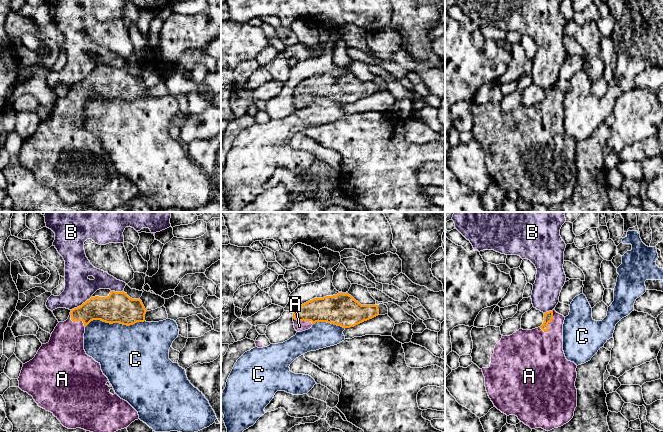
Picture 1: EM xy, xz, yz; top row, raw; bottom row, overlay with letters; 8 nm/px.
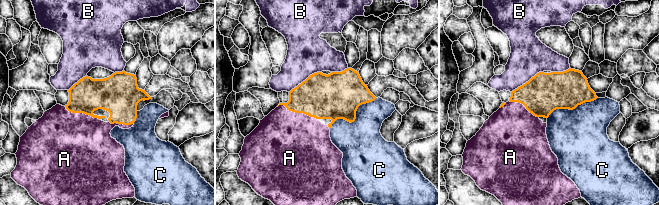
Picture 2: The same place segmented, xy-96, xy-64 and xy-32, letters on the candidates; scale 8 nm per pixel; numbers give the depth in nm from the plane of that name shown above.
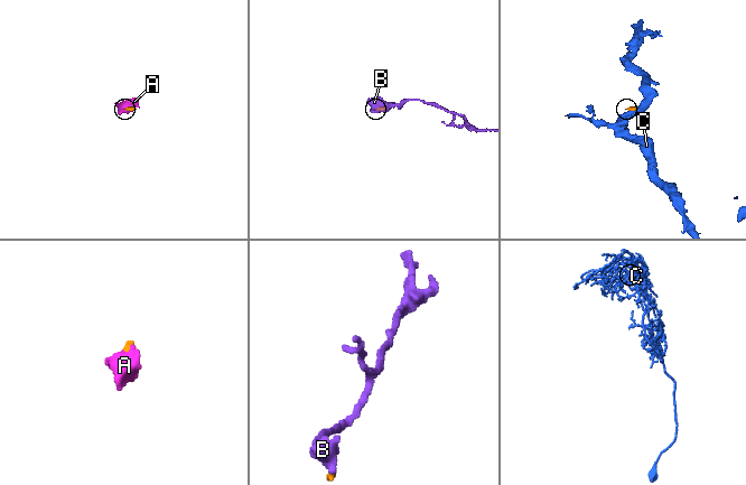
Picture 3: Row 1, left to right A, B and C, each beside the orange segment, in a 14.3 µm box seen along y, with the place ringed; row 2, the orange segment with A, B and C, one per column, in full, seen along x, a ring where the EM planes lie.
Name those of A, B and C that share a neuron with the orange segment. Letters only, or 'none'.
A

